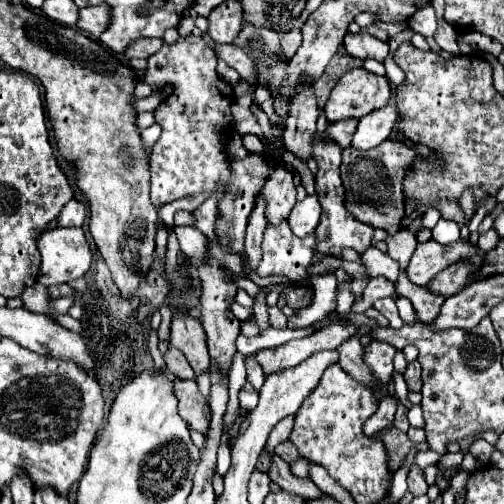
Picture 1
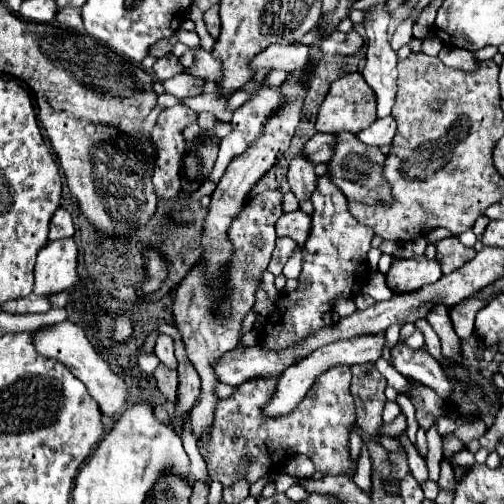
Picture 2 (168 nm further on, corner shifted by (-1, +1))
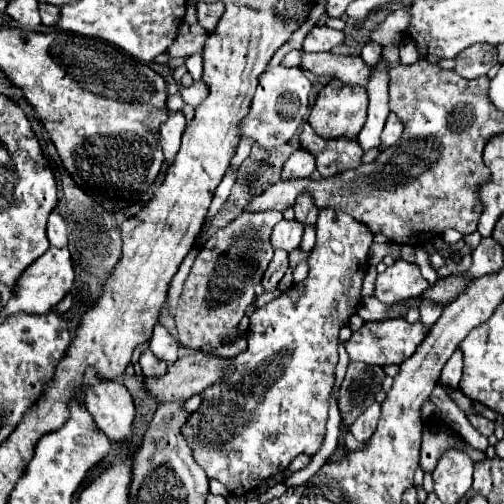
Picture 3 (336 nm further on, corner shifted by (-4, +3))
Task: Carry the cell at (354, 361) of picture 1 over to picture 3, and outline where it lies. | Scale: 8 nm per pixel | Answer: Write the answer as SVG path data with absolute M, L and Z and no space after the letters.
M350 361L346 377L340 387L338 407L340 407L340 431L350 429L350 425L374 403L374 395L380 391L386 373L378 365L364 365Z

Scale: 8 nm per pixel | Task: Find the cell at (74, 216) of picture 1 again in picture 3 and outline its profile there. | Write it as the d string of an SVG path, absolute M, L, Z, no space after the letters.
M52 213L48 217L46 223L46 237L50 241L50 245L54 247L66 247L68 245L68 237L66 237L66 223L58 213Z

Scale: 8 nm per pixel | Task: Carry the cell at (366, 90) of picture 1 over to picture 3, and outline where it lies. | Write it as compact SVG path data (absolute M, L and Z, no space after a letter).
M332 79L330 83L326 83L320 89L320 93L312 105L308 123L316 131L316 135L320 135L322 139L338 139L338 137L356 139L356 135L360 133L360 129L364 127L364 121L366 121L366 107L368 107L366 89L348 87L336 79Z

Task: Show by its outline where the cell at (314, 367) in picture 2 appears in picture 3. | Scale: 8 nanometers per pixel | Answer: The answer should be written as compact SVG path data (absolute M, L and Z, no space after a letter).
M390 319L390 321L380 321L380 323L364 323L356 333L352 333L350 341L346 343L346 349L350 351L352 361L364 361L366 365L400 365L406 361L416 347L424 341L428 335L428 327L424 327L420 321L418 323L408 323L406 319Z

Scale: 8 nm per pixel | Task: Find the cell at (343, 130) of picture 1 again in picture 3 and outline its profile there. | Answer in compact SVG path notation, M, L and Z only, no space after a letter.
M298 149L282 165L280 179L284 179L284 181L290 181L290 179L306 179L306 177L310 177L310 173L314 169L316 169L316 165L314 165L312 155L308 151L304 151L304 149Z

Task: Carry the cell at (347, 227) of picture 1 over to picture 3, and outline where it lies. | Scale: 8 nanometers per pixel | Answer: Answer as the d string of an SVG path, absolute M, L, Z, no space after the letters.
M320 209L320 215L318 215L318 221L316 221L316 245L314 249L310 251L308 255L308 265L310 265L310 271L308 271L308 277L300 283L294 283L288 291L282 291L280 297L272 299L270 303L258 307L252 315L250 315L250 325L248 325L248 335L246 335L246 341L248 341L248 347L230 357L230 363L228 363L228 369L224 371L224 377L220 381L216 381L216 385L210 385L208 389L204 389L200 395L202 395L202 403L198 409L204 409L198 417L198 409L188 417L188 421L184 423L184 437L188 437L188 447L192 449L192 455L196 457L196 463L206 471L208 479L216 479L220 481L222 485L226 485L226 489L232 493L232 495L246 495L248 491L256 489L260 485L260 481L266 481L270 475L274 473L282 473L286 471L288 463L300 455L300 453L306 453L306 455L314 455L318 451L318 447L322 445L324 441L324 427L326 427L326 421L328 421L328 405L330 405L330 391L332 391L332 385L334 385L334 367L338 363L338 333L344 325L348 325L348 319L356 313L356 305L360 303L360 289L362 289L362 279L368 271L368 249L370 249L370 243L372 243L372 233L366 225L360 225L356 221L352 221L352 217L348 215L342 215L342 213L334 213L332 209Z

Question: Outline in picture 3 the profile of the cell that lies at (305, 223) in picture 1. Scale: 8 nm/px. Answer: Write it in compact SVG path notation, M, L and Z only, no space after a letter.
M282 219L274 229L272 229L272 235L270 235L270 241L272 241L272 247L274 249L284 249L284 251L294 251L298 249L300 241L302 241L302 233L304 233L304 227L298 223L298 221L286 221Z

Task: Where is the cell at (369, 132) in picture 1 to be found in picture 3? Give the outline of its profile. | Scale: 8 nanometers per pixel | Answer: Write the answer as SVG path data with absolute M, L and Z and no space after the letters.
M390 113L388 121L386 121L386 127L384 127L384 131L382 131L382 147L394 145L394 143L400 139L402 129L404 129L404 125L402 125L402 121L396 117L396 113Z

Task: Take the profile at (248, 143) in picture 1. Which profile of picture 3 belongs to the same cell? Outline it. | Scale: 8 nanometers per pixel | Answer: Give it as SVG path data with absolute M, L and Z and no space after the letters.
M198 81L198 83L190 85L188 89L182 89L182 99L184 99L184 103L196 107L196 105L200 105L206 99L206 93L208 93L206 85L202 81Z

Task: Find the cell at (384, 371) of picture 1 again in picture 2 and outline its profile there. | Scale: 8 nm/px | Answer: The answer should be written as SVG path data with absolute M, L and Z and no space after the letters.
M399 343L391 351L391 361L401 375L409 375L409 377L429 385L431 389L435 389L439 393L441 399L445 399L449 395L451 381L443 373L437 359L433 359L425 349L415 351L415 349L409 349L405 343Z

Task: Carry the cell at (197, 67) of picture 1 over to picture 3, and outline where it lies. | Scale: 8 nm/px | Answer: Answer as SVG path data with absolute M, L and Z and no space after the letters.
M170 113L168 121L160 127L160 145L164 151L164 157L168 163L174 161L178 149L180 149L180 139L186 127L186 119L182 113Z

